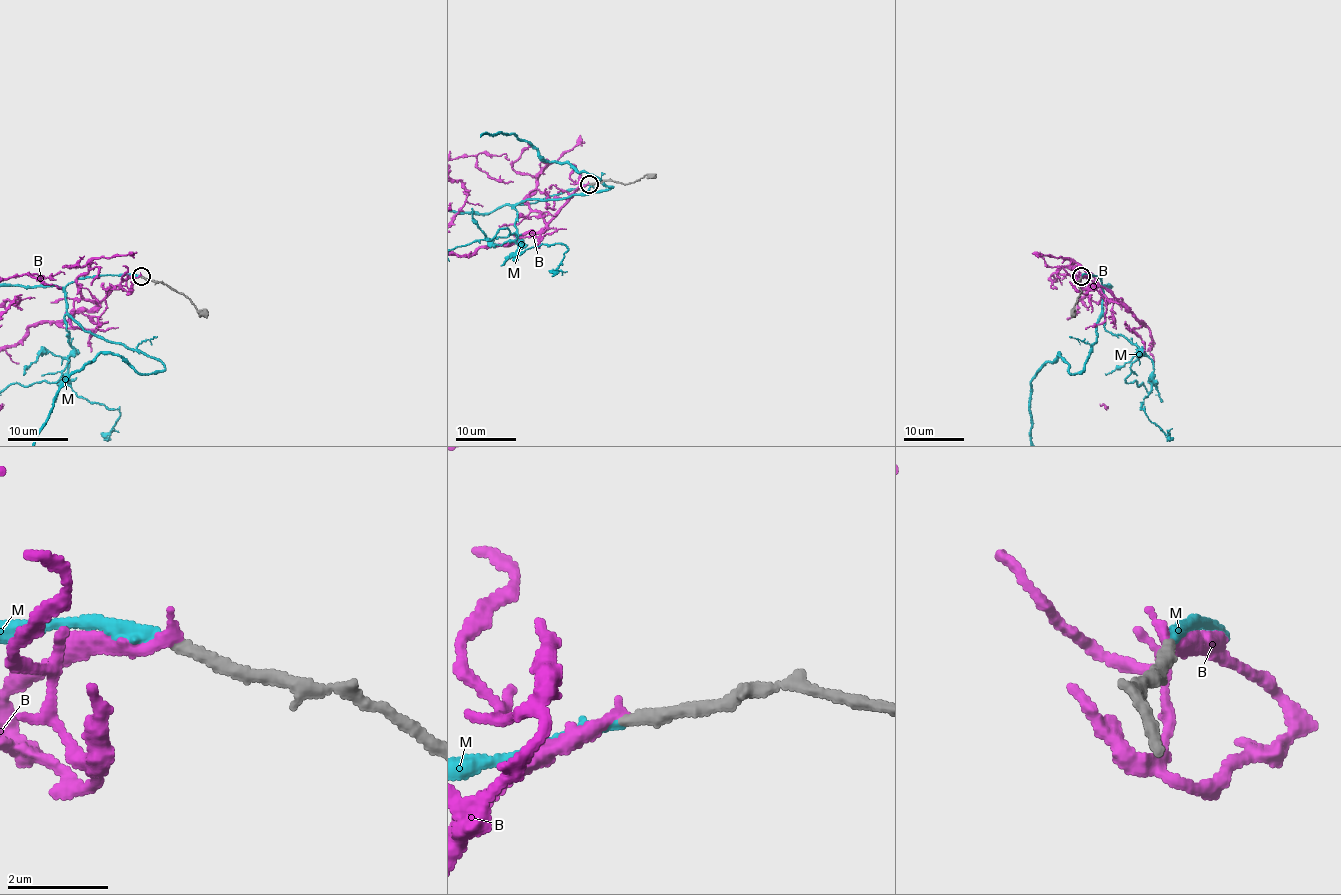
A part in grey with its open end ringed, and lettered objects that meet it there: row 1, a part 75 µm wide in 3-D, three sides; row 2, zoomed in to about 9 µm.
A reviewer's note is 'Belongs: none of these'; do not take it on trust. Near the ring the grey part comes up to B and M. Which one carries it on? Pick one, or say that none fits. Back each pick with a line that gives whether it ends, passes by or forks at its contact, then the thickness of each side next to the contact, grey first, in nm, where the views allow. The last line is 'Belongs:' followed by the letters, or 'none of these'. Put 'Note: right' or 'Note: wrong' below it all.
M: it ends; calibres 280 and 280 nm
Belongs: M
Note: wrong

